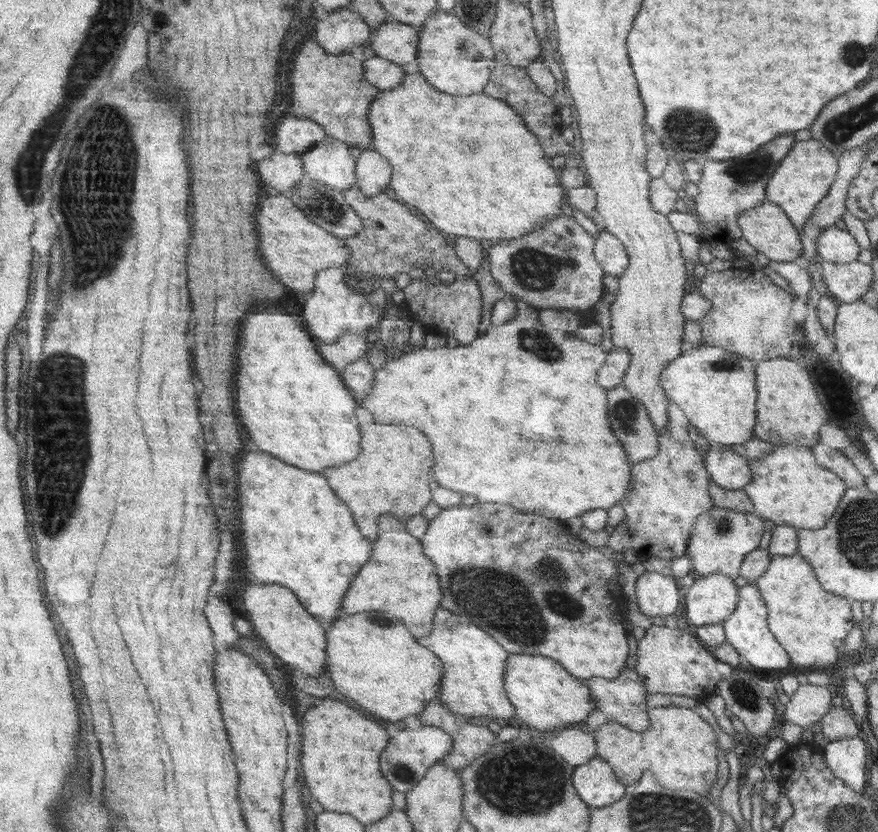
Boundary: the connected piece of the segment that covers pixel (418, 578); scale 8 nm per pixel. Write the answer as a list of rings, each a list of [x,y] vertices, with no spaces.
[[[385,514],[381,520],[380,526],[384,526],[384,530],[380,530],[380,540],[376,542],[376,554],[372,554],[372,562],[364,566],[360,578],[356,578],[356,586],[352,586],[352,594],[348,594],[344,608],[350,614],[356,614],[356,610],[358,614],[386,610],[402,616],[408,626],[412,626],[412,634],[416,634],[416,638],[430,636],[436,612],[444,598],[437,565],[424,554],[422,542],[408,532],[404,522],[392,514]]]

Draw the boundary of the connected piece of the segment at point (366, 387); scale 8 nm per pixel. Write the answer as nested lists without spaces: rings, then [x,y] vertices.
[[[368,356],[361,358],[358,362],[350,363],[350,366],[347,366],[342,374],[360,403],[373,394],[377,370]]]

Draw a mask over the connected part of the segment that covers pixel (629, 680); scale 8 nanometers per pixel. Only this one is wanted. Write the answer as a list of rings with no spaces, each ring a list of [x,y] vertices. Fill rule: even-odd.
[[[628,668],[616,680],[595,677],[588,680],[587,685],[599,702],[599,710],[606,713],[610,720],[619,722],[636,732],[647,732],[651,729],[652,719],[648,707],[648,690],[642,679],[636,668]]]

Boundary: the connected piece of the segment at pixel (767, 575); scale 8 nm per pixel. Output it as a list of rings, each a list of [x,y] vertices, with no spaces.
[[[799,553],[793,556],[770,556],[768,569],[753,584],[762,592],[764,602],[767,603],[768,629],[784,647],[792,664],[804,666],[804,668],[806,666],[826,668],[838,662],[840,653],[843,652],[845,638],[856,625],[851,612],[850,600],[822,590],[810,564]]]

